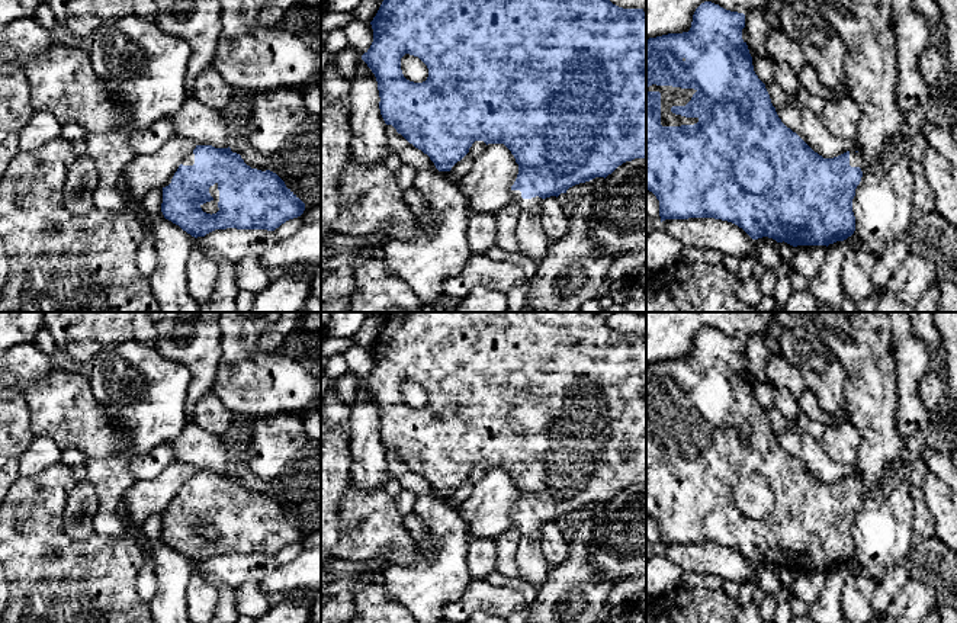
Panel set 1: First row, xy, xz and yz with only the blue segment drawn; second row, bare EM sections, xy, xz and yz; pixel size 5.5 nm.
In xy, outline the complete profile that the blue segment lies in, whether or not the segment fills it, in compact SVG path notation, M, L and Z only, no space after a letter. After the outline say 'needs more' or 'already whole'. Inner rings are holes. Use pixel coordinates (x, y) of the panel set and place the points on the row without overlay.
M196 471L174 498L171 508L163 513L161 537L192 562L205 562L215 555L267 555L274 556L289 545L304 539L305 529L286 513L273 497L251 494L231 473ZM213 527L219 536L206 539L202 530Z; needs more

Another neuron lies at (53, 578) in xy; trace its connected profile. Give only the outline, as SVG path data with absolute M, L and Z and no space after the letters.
M60 462L36 476L19 476L0 501L0 565L12 591L0 623L155 623L150 603L137 591L145 556L132 536L93 534L87 540L74 540L65 534L64 510L76 486L73 469Z

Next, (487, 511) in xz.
M488 469L456 511L472 539L495 539L513 527L511 511L517 500L518 489L511 476L504 469Z

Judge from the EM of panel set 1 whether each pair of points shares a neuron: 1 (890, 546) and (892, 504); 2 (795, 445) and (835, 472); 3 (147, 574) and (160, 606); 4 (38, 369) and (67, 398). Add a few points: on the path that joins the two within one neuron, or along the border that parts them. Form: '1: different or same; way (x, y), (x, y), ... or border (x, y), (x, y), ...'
1: same; way (890, 536), (892, 514)
2: same; way (805, 450), (825, 469)
3: different; border (154, 567), (156, 594), (148, 601)
4: different; border (53, 368), (22, 384), (26, 405)

